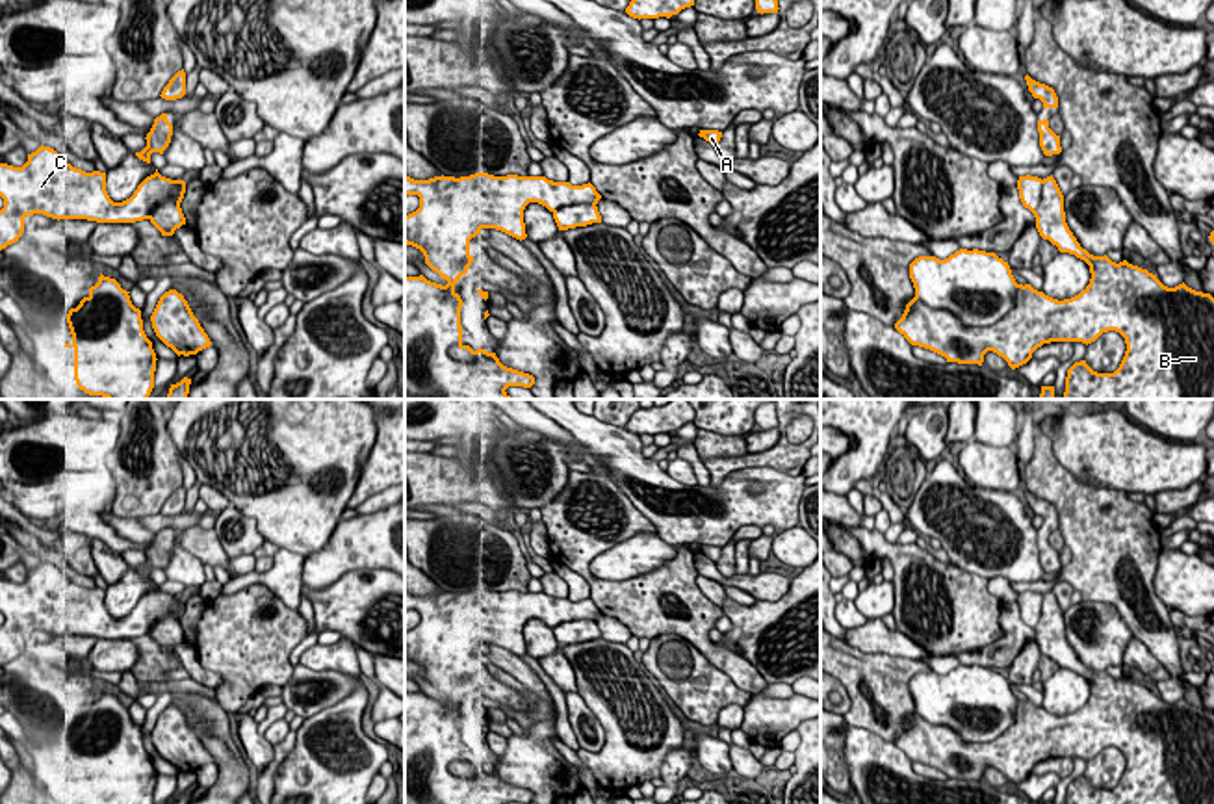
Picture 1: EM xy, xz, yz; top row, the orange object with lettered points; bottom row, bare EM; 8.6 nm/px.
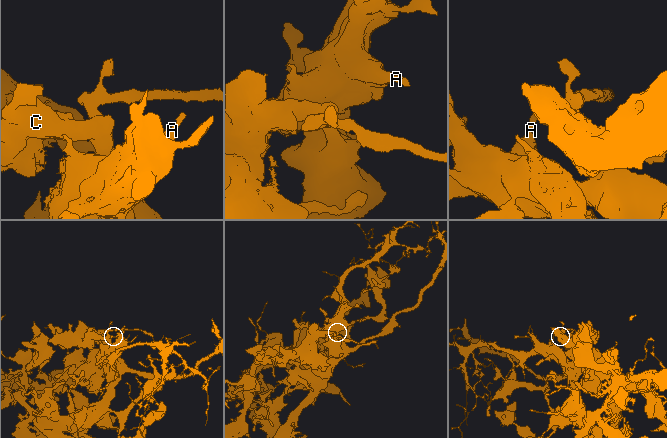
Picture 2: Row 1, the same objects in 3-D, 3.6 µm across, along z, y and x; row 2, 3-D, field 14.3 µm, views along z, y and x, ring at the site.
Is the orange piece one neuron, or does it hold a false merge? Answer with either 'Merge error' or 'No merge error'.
Merge error

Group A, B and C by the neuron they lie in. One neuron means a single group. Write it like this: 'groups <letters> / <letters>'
groups A B / C

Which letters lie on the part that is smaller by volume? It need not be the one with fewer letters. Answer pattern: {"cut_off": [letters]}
{"cut_off": ["C"]}

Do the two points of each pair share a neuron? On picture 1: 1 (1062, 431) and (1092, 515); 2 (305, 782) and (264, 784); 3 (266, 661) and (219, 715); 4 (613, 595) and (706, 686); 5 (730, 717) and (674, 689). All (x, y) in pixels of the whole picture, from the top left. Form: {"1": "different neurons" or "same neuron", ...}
{"1": "different neurons", "2": "different neurons", "3": "different neurons", "4": "different neurons", "5": "different neurons"}

